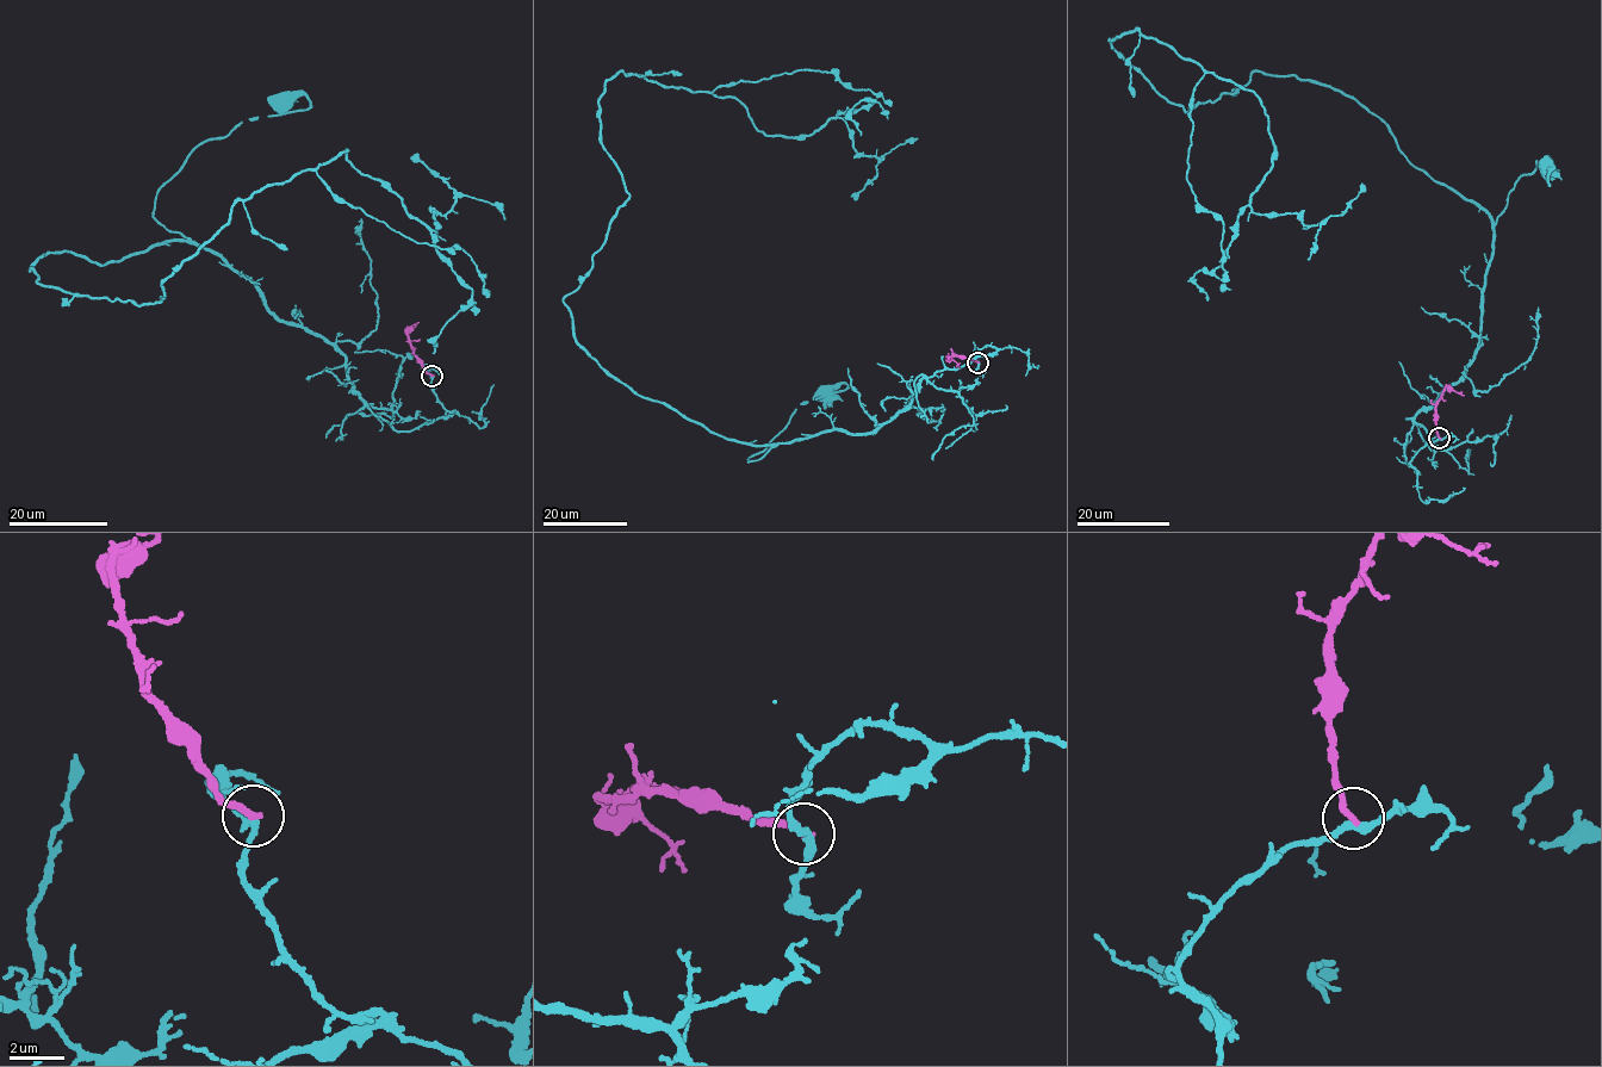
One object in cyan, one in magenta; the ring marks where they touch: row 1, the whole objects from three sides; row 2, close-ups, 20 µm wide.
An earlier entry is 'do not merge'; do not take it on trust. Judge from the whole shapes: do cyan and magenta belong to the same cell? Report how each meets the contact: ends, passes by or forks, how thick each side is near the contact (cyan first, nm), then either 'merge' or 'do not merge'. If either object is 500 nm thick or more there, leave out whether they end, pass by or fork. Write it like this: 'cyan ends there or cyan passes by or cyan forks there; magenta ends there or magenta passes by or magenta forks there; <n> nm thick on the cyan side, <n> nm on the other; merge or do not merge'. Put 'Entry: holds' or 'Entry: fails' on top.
Entry: holds
cyan passes by; magenta ends there; 260 nm thick on the cyan side, 280 nm on the other; do not merge

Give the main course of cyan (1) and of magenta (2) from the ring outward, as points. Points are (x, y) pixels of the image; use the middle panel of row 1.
1: (978, 363), (981, 348), (997, 349), (921, 379), (911, 404), (871, 430), (836, 427), (749, 461), (825, 392)
2: (978, 363), (964, 355), (947, 357), (960, 367)

